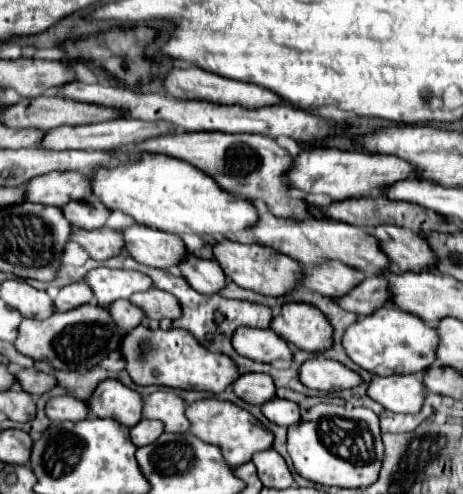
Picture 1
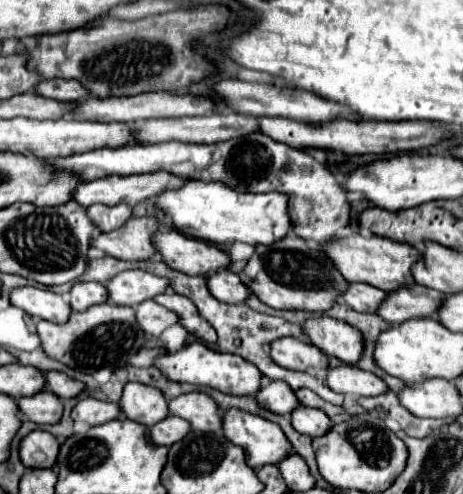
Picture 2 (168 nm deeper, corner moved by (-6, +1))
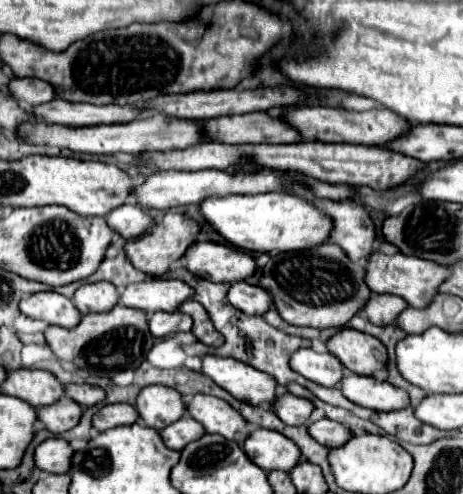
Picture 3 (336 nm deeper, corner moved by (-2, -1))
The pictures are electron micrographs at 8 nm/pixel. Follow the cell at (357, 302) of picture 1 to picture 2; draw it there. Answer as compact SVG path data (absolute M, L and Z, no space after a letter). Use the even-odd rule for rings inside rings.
M421 284L401 286L387 296L387 300L379 306L377 314L391 324L399 324L419 316L429 318L435 316L435 310L439 310L439 302L443 302L443 298L443 292L425 288Z

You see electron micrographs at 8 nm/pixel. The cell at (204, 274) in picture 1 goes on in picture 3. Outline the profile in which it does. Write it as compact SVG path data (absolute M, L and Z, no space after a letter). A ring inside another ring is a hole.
M233 282L227 288L227 300L231 306L245 314L263 314L271 306L271 298L259 286L247 282Z

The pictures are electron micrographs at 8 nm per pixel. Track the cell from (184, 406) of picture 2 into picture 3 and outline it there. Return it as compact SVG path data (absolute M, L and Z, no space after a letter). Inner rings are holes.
M195 394L187 400L187 414L195 418L205 428L205 432L221 434L223 438L237 444L241 444L249 434L239 412L235 412L235 408L231 408L225 400L215 396Z

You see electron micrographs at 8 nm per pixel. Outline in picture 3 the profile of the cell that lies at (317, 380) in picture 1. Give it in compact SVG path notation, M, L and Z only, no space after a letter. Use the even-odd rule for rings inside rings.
M353 372L341 378L341 392L351 402L381 412L399 410L409 404L409 396L405 390L385 380L377 380L373 376L359 376Z

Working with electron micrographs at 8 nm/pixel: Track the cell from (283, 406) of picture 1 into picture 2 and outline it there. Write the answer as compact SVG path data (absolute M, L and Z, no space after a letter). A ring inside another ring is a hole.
M299 406L295 412L291 412L291 424L297 432L307 434L311 438L325 434L331 428L329 416L323 410L309 408L309 406Z

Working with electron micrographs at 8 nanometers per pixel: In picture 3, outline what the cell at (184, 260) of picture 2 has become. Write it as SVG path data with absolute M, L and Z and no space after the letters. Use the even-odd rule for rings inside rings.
M213 242L191 244L181 256L181 262L195 276L225 284L245 280L257 270L251 254Z

